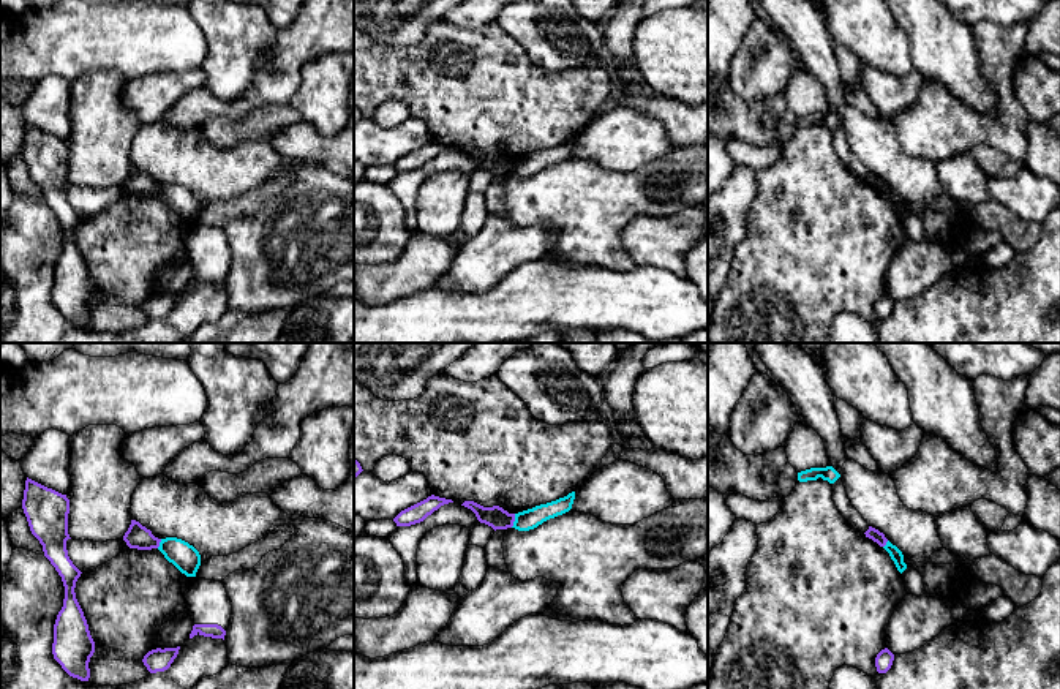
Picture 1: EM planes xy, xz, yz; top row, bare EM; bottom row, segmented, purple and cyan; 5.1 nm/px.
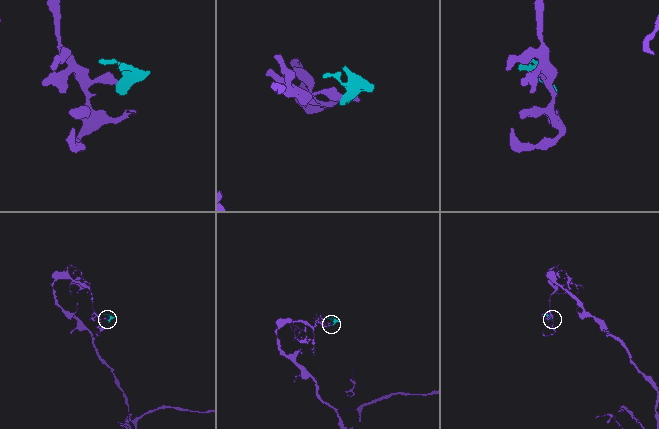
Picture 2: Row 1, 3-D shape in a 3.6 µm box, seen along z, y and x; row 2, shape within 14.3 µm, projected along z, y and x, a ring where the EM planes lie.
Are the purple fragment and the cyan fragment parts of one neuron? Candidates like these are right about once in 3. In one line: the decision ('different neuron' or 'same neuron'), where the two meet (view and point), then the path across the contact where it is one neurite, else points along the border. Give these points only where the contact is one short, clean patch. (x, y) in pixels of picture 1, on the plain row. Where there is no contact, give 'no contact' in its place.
different neuron; meets purple in xz at (514, 166); border along xz (515, 160), (511, 173)

